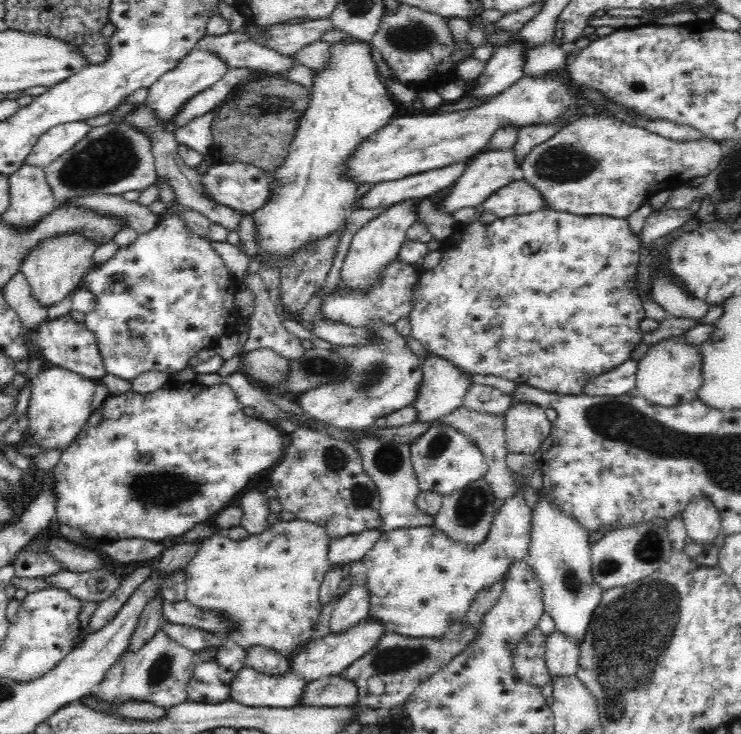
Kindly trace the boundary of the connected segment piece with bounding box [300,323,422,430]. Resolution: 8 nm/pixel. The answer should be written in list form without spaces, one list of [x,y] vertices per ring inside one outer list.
[[[372,325],[368,329],[377,341],[371,345],[339,346],[335,351],[347,362],[345,379],[311,388],[300,397],[300,408],[310,418],[339,429],[361,430],[378,418],[388,417],[412,404],[422,380],[420,360],[398,336],[395,326]]]

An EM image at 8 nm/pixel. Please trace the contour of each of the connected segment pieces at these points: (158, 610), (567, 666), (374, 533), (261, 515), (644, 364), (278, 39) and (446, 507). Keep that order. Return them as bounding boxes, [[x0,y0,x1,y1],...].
[[126,597,164,654],[545,632,580,678],[328,528,381,566],[236,488,270,534],[636,337,702,407],[265,18,337,56],[434,477,496,544]]

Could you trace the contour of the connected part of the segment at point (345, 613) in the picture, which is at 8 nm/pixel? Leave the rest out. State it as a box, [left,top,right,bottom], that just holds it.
[330,585,368,636]

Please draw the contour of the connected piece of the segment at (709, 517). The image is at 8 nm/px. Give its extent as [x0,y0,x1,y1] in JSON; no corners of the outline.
[683,498,721,545]

